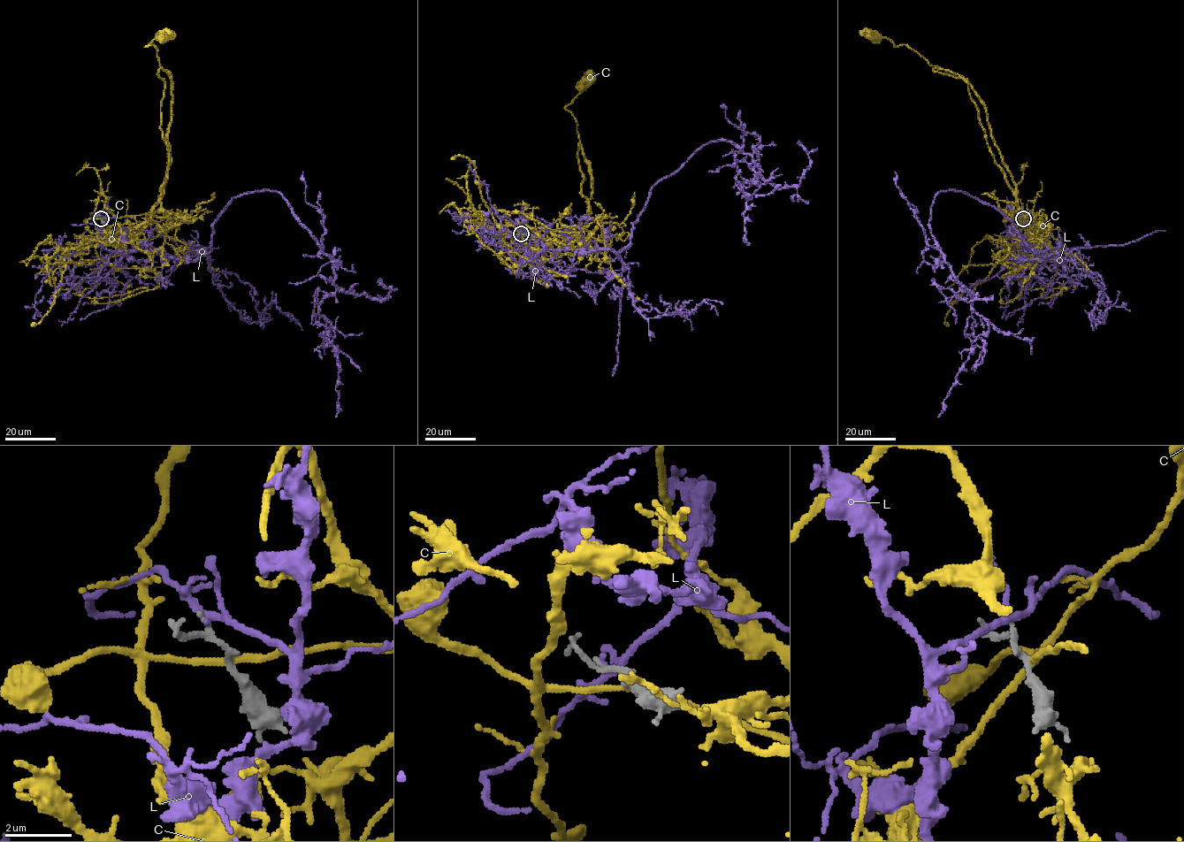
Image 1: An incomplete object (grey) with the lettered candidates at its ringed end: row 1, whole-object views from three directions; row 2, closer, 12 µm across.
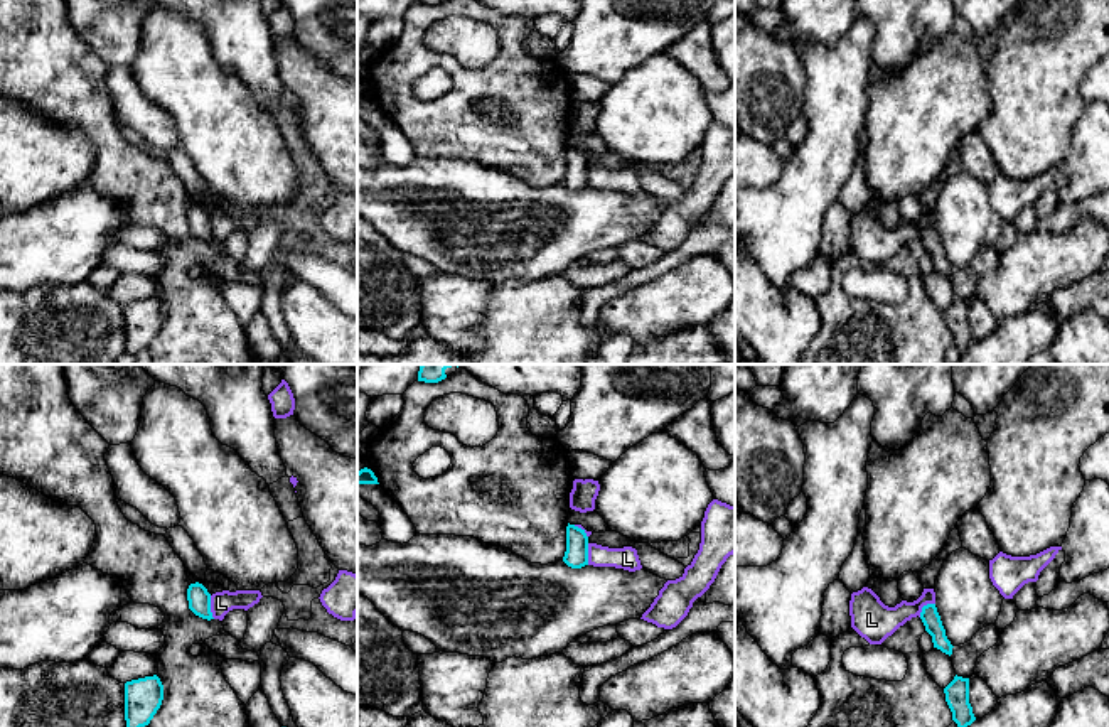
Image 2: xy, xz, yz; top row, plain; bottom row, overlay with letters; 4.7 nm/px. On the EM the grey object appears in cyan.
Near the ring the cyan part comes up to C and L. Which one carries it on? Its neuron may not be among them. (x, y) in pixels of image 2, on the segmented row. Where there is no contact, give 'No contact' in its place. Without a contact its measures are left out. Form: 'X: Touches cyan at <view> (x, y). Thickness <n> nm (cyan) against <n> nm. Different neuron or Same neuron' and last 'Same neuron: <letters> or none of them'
C: No contact. Different neuron
L: Touches cyan at xy (209, 608). Thickness 110 nm (cyan) against 110 nm. Different neuron
Same neuron: none of them

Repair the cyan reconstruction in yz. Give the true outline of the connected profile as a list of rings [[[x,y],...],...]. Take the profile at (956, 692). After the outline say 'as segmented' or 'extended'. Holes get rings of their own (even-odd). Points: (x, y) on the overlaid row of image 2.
[[[954,676],[954,680],[944,688],[946,702],[952,712],[952,720],[957,727],[971,725],[976,717],[969,703],[969,678]]]; as segmented

